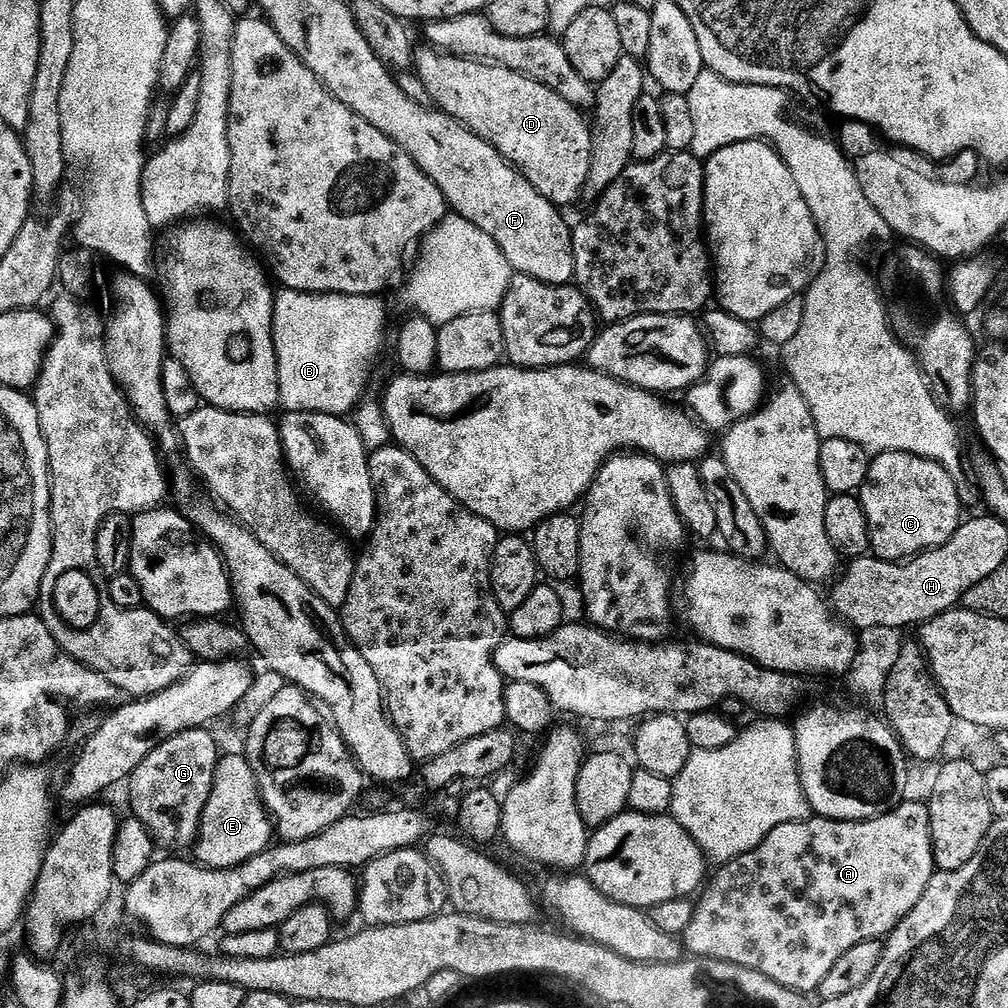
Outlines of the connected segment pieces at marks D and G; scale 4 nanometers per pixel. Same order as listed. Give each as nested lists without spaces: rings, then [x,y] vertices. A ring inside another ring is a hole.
[[[431,46],[417,47],[414,52],[414,70],[420,74],[420,80],[428,91],[439,111],[453,116],[465,124],[474,134],[478,134],[486,142],[490,142],[504,156],[505,160],[542,194],[551,204],[559,208],[567,208],[576,203],[580,195],[585,195],[585,188],[590,178],[592,165],[592,133],[584,121],[585,113],[579,108],[570,106],[566,98],[562,98],[550,86],[542,86],[542,82],[534,82],[534,78],[526,78],[500,64],[490,64],[482,60],[470,60],[462,56],[449,56]]]
[[[195,728],[174,734],[174,738],[155,748],[126,781],[131,815],[150,830],[161,849],[191,849],[195,845],[206,802],[210,802],[216,764],[222,755],[210,733],[208,728]]]

